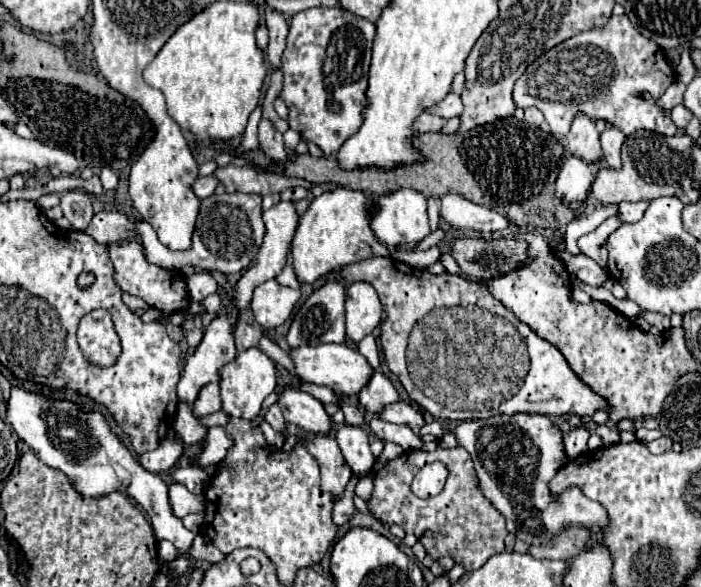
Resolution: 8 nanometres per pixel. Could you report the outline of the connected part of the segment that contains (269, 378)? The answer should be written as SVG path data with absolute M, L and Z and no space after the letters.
M257 347L245 349L235 355L231 363L225 363L219 369L219 387L221 387L221 401L223 401L223 411L235 417L243 419L255 419L261 411L263 399L275 389L277 379L275 379L275 363Z

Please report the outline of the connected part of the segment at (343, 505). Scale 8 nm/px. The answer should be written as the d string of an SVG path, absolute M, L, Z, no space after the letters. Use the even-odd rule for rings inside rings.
M353 475L349 480L345 493L343 493L343 499L335 501L335 507L333 507L333 521L337 525L345 525L353 513L355 513L355 505L353 505L353 497L355 495L355 487L359 482L361 476Z

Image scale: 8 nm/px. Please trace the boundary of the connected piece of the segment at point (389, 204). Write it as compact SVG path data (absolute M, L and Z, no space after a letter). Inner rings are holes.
M399 189L395 193L377 197L375 203L379 203L377 213L371 219L371 229L377 235L377 239L387 247L409 247L425 239L429 229L429 217L427 217L427 199L419 191L413 189Z

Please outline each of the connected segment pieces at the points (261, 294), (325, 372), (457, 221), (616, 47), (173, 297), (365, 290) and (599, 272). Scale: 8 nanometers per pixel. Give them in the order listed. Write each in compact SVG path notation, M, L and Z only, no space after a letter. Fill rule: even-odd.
M275 279L257 285L251 301L255 321L265 329L279 327L289 319L299 295L301 293L297 289L283 287Z
M317 345L317 347L297 347L291 351L291 359L295 361L295 375L303 381L309 383L317 383L317 385L325 385L329 389L333 389L339 395L359 395L359 391L369 383L371 375L373 375L373 367L369 365L369 361L353 347L343 345Z
M445 195L441 197L441 217L461 229L473 229L481 235L489 235L493 231L503 231L509 227L509 219L499 215L497 211L471 203L461 195Z
M623 13L619 17L613 15L603 29L591 29L569 37L537 57L535 63L531 63L531 67L527 67L527 71L517 79L513 99L521 109L529 105L539 107L553 135L567 135L571 121L579 113L585 113L593 121L607 121L625 135L631 135L637 129L677 135L677 127L667 111L657 103L647 103L637 97L637 93L647 91L659 99L665 89L677 81L675 77L677 75L659 45L651 43L645 35L639 35Z
M127 241L123 245L109 245L109 255L111 255L111 261L115 265L115 281L119 283L119 287L123 291L143 297L143 301L149 307L161 309L167 315L171 315L173 311L179 311L187 305L187 289L185 289L183 275L175 273L175 271L165 271L157 265L151 265L143 257L141 245L137 241Z
M357 281L347 287L347 337L357 345L365 335L369 335L381 323L381 301L375 289Z
M551 247L551 251L555 253L555 257L565 265L565 269L571 273L571 275L577 275L581 281L589 283L589 285L603 285L605 279L607 279L607 273L605 269L595 263L591 257L579 253L579 255L573 255L569 253L565 247Z

